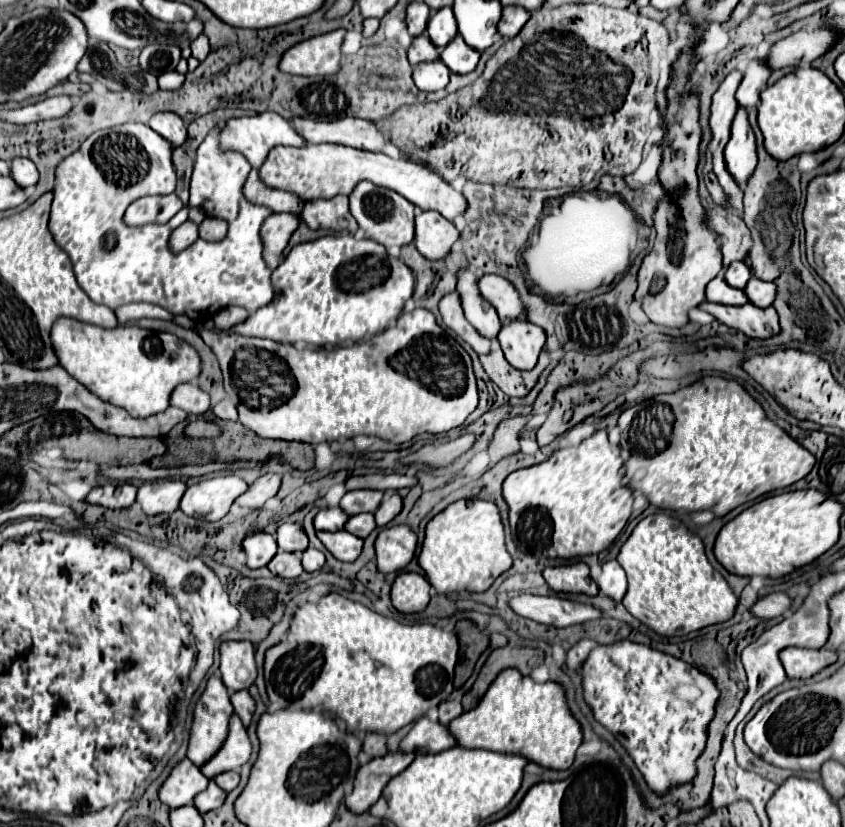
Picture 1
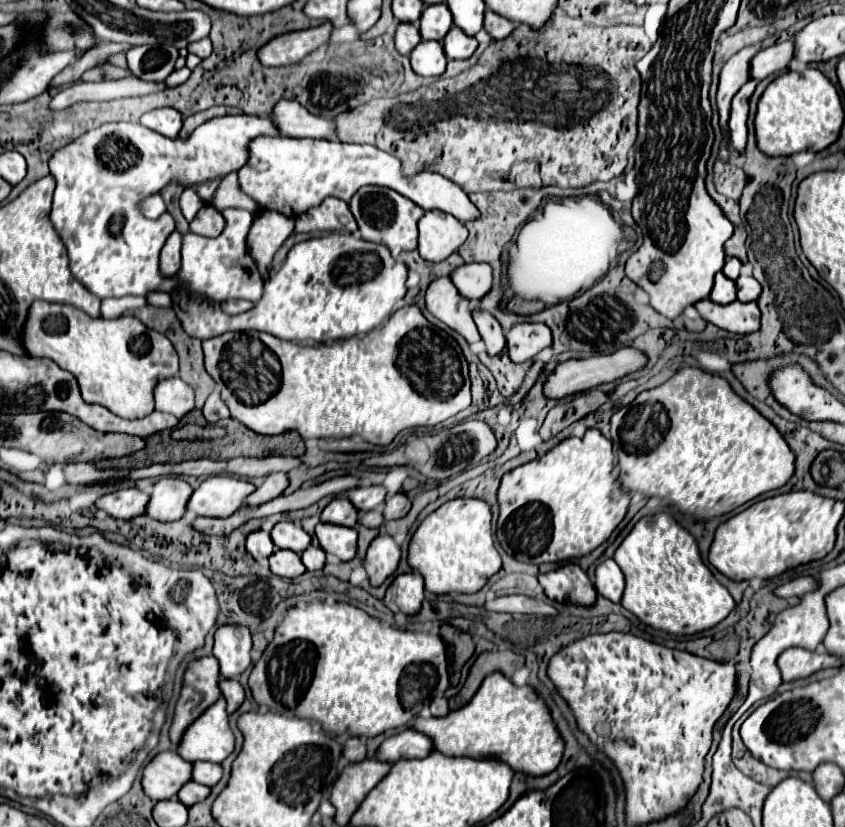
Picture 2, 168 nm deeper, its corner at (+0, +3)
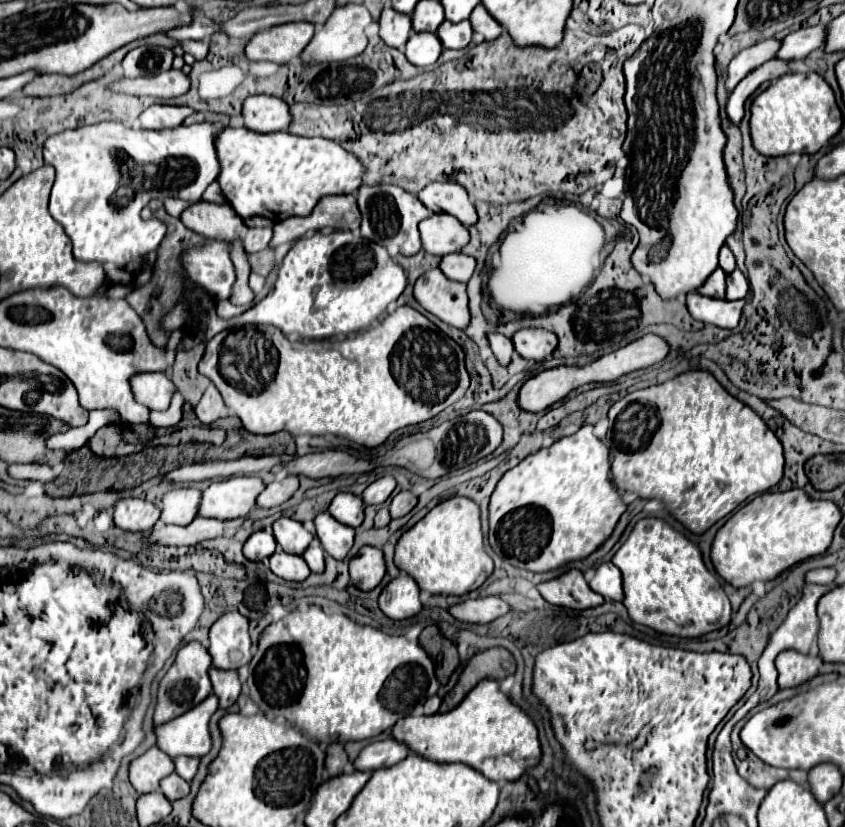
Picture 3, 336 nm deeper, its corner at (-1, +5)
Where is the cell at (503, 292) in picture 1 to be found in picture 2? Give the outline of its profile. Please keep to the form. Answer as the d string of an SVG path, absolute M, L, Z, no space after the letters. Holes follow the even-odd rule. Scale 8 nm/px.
M488 263L462 265L450 275L450 279L460 291L460 295L476 303L492 289L492 267Z

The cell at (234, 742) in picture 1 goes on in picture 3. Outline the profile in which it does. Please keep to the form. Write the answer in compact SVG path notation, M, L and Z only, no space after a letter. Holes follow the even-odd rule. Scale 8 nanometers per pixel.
M209 695L189 713L155 727L157 747L169 757L201 757L211 749L209 717L217 711L217 697Z

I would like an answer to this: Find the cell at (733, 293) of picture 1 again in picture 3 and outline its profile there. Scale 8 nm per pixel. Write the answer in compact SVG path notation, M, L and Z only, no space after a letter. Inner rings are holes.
M715 269L715 273L709 275L709 281L705 281L705 285L701 285L701 289L697 289L697 293L715 297L715 299L725 299L725 277L727 275L723 269Z

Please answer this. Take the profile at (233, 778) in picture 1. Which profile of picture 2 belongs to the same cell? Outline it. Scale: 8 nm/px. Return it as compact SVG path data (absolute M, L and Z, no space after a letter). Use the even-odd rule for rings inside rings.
M194 763L194 773L192 773L192 779L196 783L202 783L202 785L208 785L208 787L214 787L220 779L222 779L222 767L216 765L216 763Z

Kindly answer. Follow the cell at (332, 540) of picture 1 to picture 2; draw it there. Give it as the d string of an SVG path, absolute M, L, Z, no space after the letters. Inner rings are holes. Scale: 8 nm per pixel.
M328 523L316 525L316 537L322 549L340 561L352 561L356 557L356 539L358 531L350 527L336 527Z

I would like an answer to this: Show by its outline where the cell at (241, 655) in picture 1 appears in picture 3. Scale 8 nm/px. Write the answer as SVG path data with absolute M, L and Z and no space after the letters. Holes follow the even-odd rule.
M237 611L221 615L209 631L209 653L213 667L239 669L251 661L249 619Z

